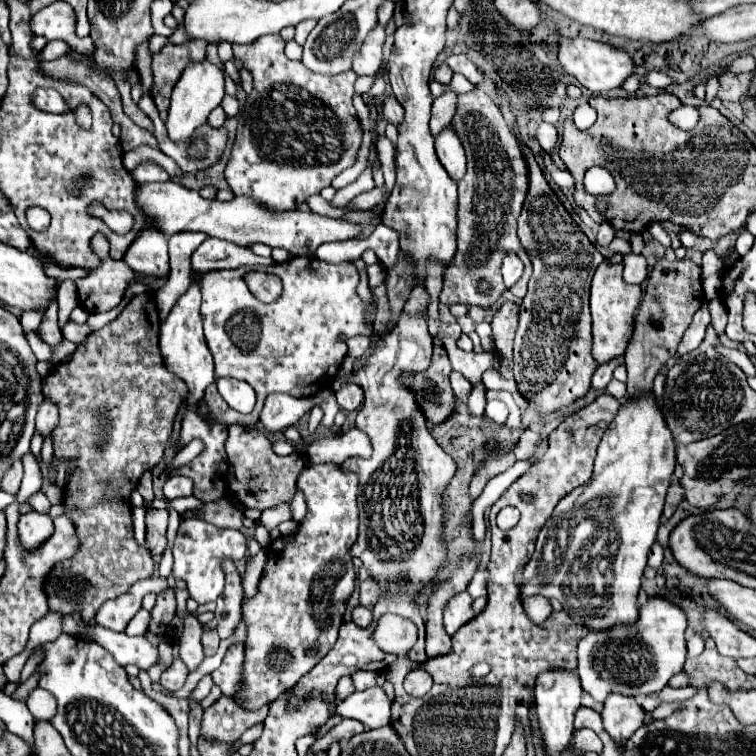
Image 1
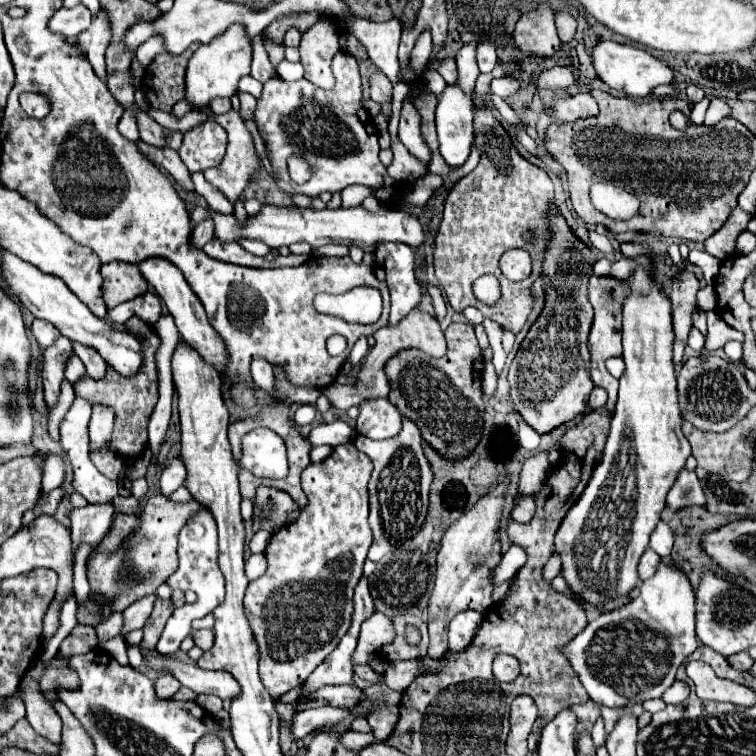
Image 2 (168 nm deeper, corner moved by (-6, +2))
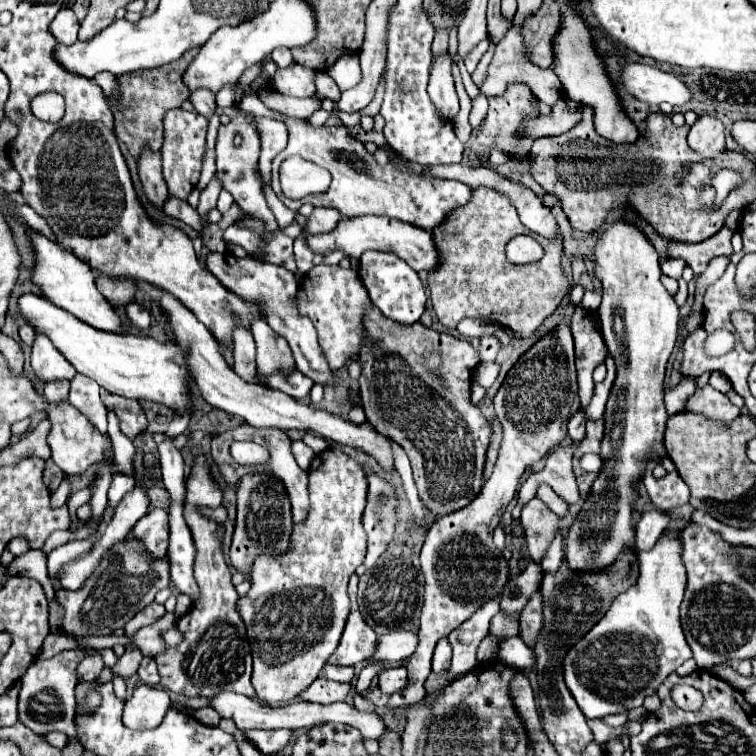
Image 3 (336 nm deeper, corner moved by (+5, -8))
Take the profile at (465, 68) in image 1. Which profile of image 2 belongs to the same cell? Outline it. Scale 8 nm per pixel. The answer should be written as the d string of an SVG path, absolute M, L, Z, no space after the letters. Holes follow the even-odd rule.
M482 42L480 48L476 50L476 56L478 56L478 66L480 66L480 72L488 74L492 72L494 64L496 64L496 48L492 42Z

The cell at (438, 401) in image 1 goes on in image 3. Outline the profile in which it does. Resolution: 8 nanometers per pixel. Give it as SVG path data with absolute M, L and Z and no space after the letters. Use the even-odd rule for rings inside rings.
M371 308L365 314L365 326L369 330L369 340L381 340L379 350L371 350L363 342L359 352L363 364L359 390L367 420L377 432L383 436L389 434L389 438L405 448L419 498L433 514L445 516L467 506L483 486L481 474L491 436L487 420L479 408L471 404L471 374L479 364L477 350L467 340L435 332L421 322L401 326L383 318L379 308ZM435 348L441 350L445 388L425 370L425 356Z

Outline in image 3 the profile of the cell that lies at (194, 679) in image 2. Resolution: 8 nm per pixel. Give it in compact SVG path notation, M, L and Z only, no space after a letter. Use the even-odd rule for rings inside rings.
M221 692L215 694L213 698L207 698L209 708L213 708L221 718L231 718L239 730L253 730L253 728L291 728L291 730L299 730L299 728L313 728L317 724L323 722L343 722L349 726L355 726L363 738L373 738L379 740L387 728L385 720L379 714L369 714L369 712L359 712L357 708L349 706L345 700L343 702L333 702L333 704L313 704L313 702L291 702L287 706L279 706L279 708L271 708L271 706L263 706L257 700L251 700L247 696L235 694L235 692Z

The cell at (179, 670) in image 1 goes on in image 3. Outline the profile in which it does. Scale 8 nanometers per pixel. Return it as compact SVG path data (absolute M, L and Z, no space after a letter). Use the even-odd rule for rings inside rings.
M137 686L125 704L123 722L133 730L157 728L165 712L171 708L169 694L159 686Z

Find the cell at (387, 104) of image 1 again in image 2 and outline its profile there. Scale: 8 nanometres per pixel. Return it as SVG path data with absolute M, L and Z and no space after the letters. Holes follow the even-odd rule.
M376 70L370 76L368 84L370 84L370 98L374 102L382 104L382 102L386 102L386 100L392 98L392 82L388 80L388 76L382 70Z

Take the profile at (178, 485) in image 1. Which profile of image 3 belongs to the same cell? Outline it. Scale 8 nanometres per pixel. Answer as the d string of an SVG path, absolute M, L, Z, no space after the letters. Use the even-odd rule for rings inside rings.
M153 508L133 526L133 536L145 542L147 552L155 558L163 558L169 546L169 524L167 524L167 510Z

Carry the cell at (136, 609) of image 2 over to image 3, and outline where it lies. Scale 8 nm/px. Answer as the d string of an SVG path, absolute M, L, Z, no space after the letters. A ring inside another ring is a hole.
M91 654L91 656L87 656L87 658L79 664L79 668L77 668L77 678L85 678L87 682L89 682L89 680L95 680L95 678L101 674L103 668L105 668L105 664L103 664L101 654Z

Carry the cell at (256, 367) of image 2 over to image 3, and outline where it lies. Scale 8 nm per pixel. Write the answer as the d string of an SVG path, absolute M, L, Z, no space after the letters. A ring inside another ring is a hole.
M237 328L233 334L233 356L235 356L235 374L245 382L255 378L255 342L249 330Z

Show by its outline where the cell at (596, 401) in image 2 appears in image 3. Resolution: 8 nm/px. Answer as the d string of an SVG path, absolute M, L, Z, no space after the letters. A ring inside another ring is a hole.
M577 410L569 420L569 436L573 440L583 440L585 436L585 412Z

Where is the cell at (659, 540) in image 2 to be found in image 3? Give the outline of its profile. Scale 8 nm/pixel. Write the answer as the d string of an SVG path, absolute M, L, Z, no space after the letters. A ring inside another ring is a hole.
M651 510L641 516L637 522L637 548L651 550L657 544L657 538L669 524L669 514L661 510Z

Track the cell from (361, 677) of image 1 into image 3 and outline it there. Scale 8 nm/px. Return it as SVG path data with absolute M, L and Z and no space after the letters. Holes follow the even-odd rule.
M325 666L325 678L329 680L339 680L339 682L351 682L355 678L355 668L333 668Z

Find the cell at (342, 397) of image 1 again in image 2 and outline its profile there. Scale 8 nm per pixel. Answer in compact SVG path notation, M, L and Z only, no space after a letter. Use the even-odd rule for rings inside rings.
M368 400L360 406L360 416L356 420L356 430L374 440L394 438L402 428L402 416L396 406L384 400Z

